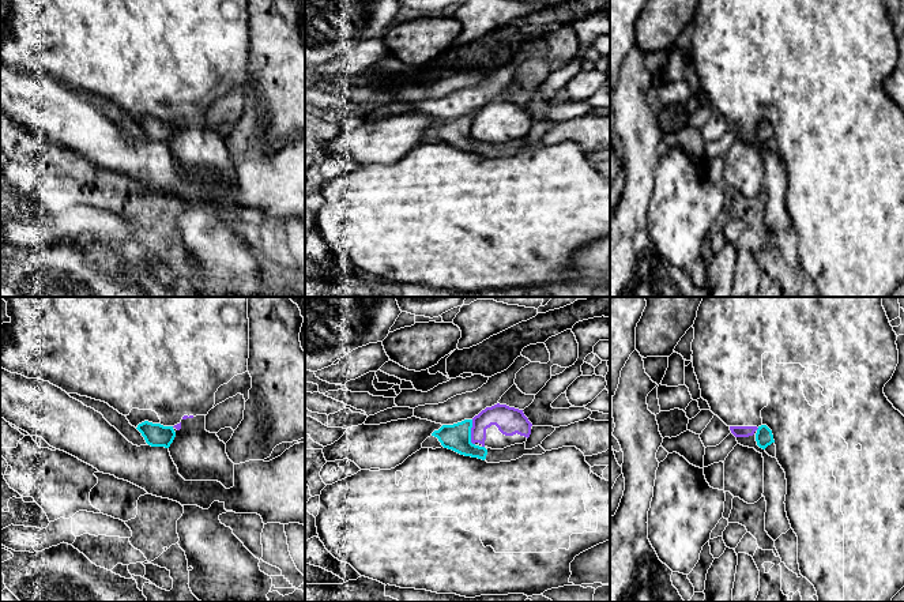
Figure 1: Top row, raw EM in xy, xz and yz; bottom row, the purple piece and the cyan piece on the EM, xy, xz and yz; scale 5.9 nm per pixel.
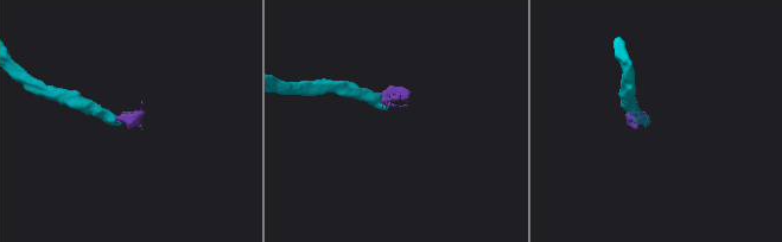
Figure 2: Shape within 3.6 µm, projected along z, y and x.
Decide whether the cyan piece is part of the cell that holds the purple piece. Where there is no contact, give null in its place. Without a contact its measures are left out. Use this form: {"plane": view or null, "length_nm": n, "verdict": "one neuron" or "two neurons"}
{"plane": "xz", "length_nm": 150, "verdict": "two neurons"}

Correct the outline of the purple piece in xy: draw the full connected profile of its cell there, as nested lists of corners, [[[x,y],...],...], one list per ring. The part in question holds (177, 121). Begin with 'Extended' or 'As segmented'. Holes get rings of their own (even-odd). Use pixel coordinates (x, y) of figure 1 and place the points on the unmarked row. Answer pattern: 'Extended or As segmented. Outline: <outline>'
Extended. Outline: [[[0,0],[0,61],[11,68],[27,74],[49,76],[67,89],[78,89],[108,98],[125,110],[129,118],[138,123],[148,116],[172,121],[176,132],[169,142],[170,151],[185,176],[218,176],[226,184],[234,181],[234,158],[226,148],[226,139],[216,128],[206,125],[206,110],[216,99],[241,89],[245,97],[249,94],[252,72],[248,67],[249,53],[249,14],[248,0]]]

